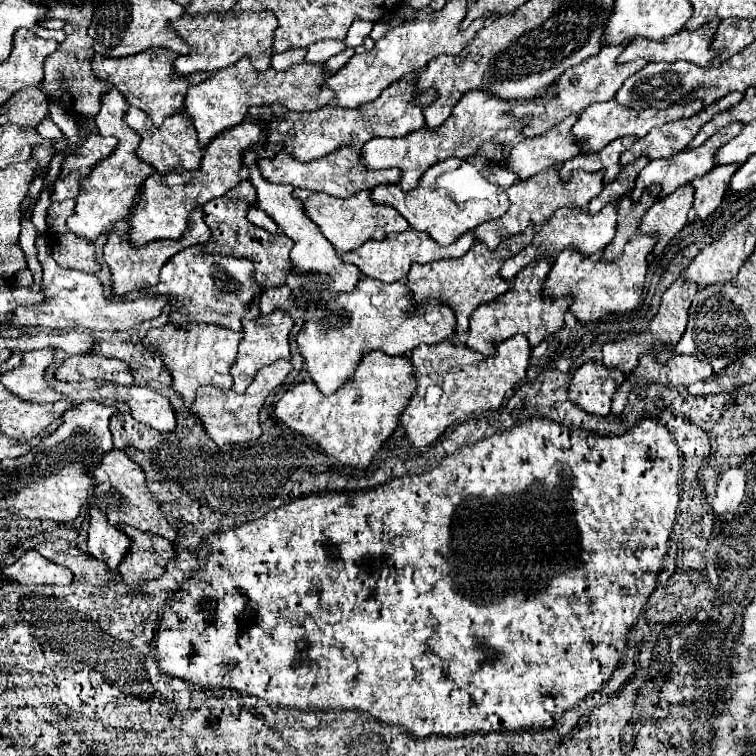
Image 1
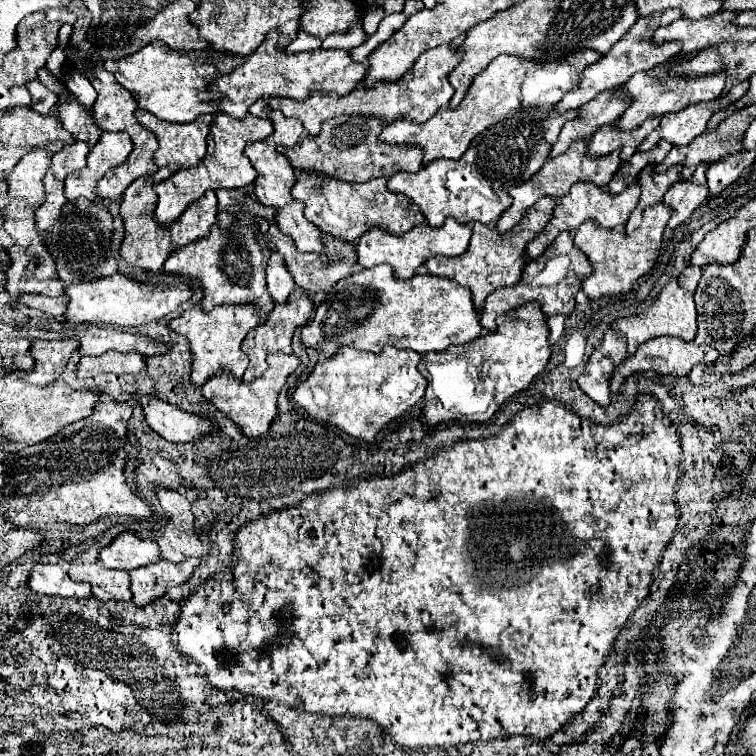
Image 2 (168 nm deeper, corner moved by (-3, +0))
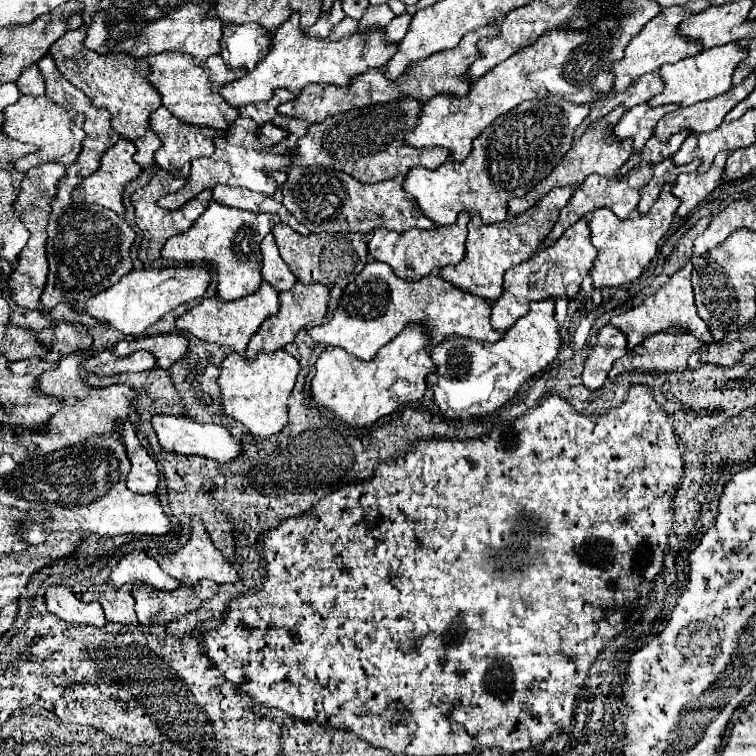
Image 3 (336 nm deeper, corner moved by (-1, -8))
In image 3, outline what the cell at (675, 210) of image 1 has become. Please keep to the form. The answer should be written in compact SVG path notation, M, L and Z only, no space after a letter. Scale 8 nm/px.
M720 152L716 156L714 164L702 174L692 172L692 174L680 174L678 176L672 192L680 200L680 206L678 206L680 216L686 216L694 206L698 206L720 184L728 156L730 156L728 152Z

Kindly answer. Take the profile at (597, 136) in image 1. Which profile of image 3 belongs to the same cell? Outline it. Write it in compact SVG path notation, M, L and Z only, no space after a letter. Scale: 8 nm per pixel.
M730 42L724 46L708 48L698 52L696 56L684 58L676 64L664 64L660 68L660 76L664 80L664 92L650 100L652 106L662 106L668 102L680 102L680 106L690 106L700 100L708 100L710 96L718 96L732 88L732 72L746 58L746 50L740 48L738 42Z

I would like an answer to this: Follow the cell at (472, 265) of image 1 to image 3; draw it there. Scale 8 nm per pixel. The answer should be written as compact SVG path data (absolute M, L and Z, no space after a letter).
M578 186L554 188L542 200L538 200L532 208L514 216L514 222L504 220L504 222L496 222L496 224L484 224L480 216L472 216L472 220L468 222L468 240L466 240L468 250L466 250L464 260L460 264L442 268L440 276L464 292L482 296L486 300L498 300L504 290L504 286L502 286L504 272L510 266L516 266L536 254L536 250L544 242L544 238L554 228L560 210L568 204L568 200L576 188Z

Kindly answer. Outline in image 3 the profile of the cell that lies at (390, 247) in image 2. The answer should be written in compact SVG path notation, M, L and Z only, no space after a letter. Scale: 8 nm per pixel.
M466 212L458 214L458 220L448 226L438 226L436 230L406 230L394 232L388 228L378 228L370 234L368 252L374 260L386 262L394 268L394 272L408 280L418 280L430 274L434 268L444 268L448 264L458 264L464 258L464 240L466 240L466 224L470 216Z

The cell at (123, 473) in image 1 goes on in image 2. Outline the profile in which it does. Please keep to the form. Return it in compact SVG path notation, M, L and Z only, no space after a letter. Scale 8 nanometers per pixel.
M156 486L156 498L168 516L162 536L156 536L160 554L170 562L182 562L186 556L206 556L210 548L194 534L194 516L184 496L174 490Z

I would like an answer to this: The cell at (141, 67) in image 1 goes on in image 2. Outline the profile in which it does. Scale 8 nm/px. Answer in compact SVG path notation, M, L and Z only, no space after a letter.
M156 40L144 46L132 56L118 60L106 60L104 68L114 74L118 84L132 92L138 106L152 112L160 120L168 122L192 122L204 112L216 112L216 96L208 92L208 86L222 74L232 72L246 58L216 54L212 50L172 50L164 42Z

